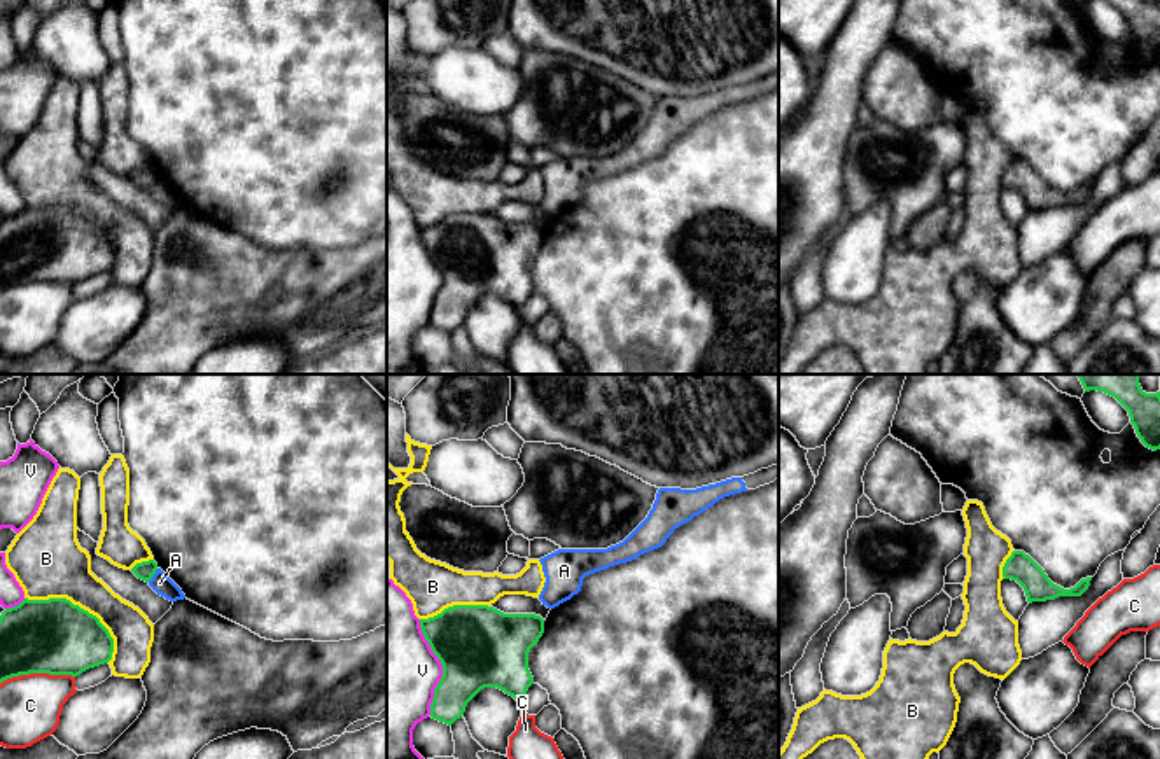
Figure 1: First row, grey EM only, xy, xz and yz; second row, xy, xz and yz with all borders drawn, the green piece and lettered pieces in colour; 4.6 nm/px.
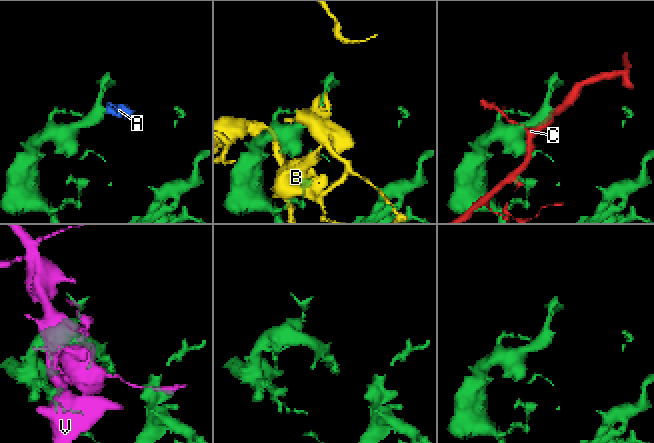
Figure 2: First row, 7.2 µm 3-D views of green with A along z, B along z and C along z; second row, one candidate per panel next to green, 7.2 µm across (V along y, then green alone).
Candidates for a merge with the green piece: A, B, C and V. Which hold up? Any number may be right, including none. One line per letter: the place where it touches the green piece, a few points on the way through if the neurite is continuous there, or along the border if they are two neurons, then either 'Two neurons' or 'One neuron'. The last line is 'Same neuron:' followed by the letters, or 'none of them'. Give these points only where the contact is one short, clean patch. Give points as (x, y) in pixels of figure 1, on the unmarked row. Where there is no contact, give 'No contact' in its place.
A: Touches green at xy (153, 182). Boundary: xy (158, 177), (147, 189). Two neurons
B: Touches green at xy (79, 215). Two neurons
C: Touches green at xy (37, 280). Two neurons
V: Touches green at xz (443, 275). Two neurons
Same neuron: none of them

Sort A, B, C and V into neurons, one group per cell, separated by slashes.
A / B / C / V

